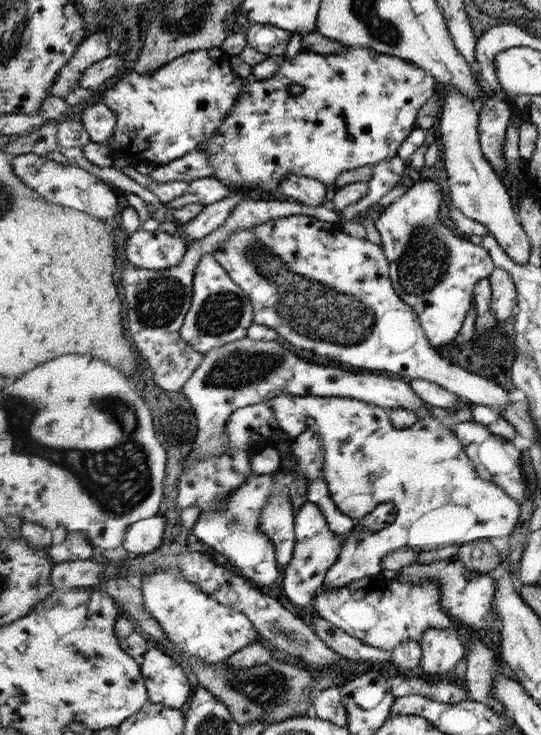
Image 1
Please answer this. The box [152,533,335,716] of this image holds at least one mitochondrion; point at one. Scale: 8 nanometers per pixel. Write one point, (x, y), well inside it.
(293, 638)

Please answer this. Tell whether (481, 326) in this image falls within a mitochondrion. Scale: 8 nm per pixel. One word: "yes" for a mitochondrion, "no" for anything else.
no

